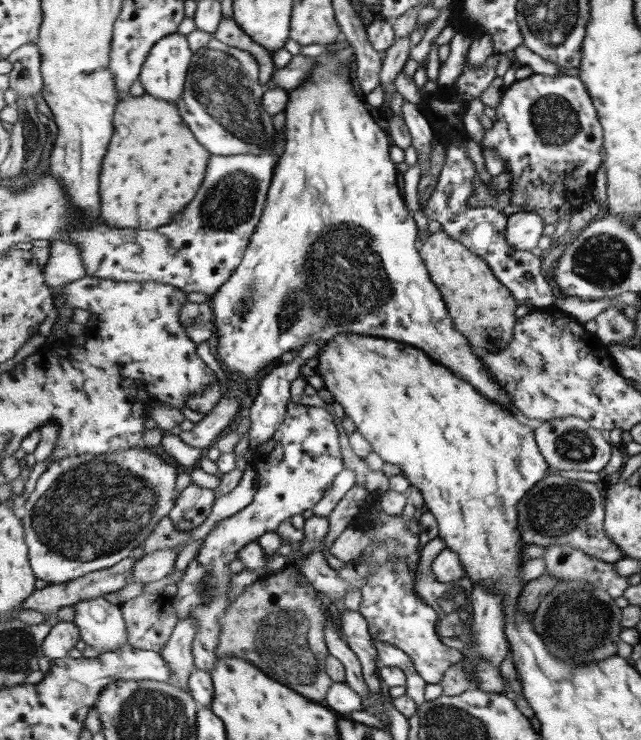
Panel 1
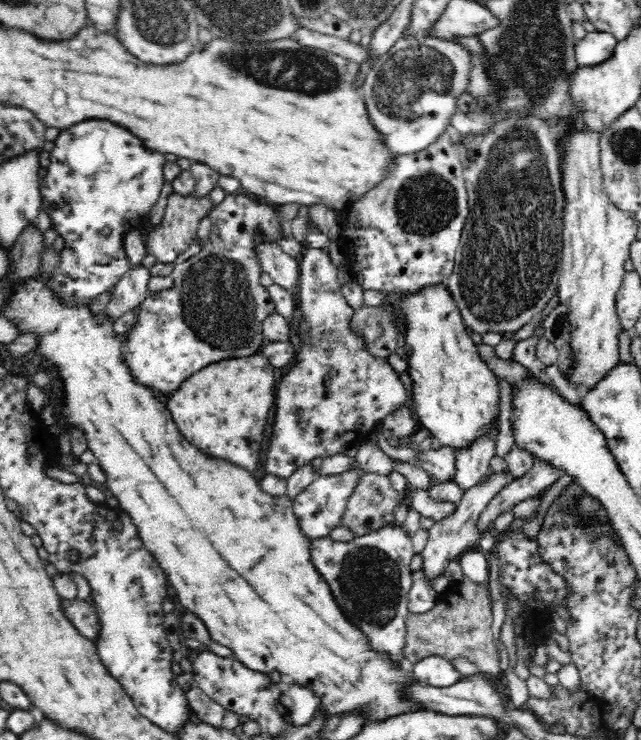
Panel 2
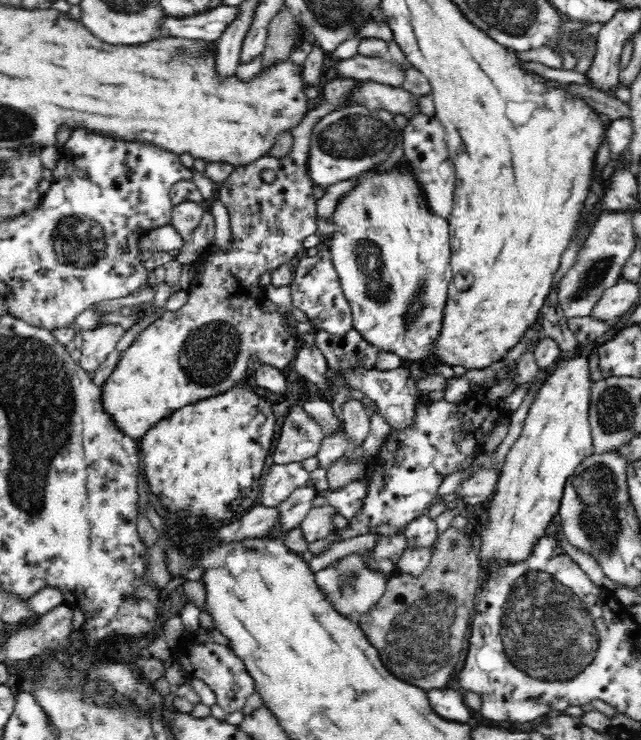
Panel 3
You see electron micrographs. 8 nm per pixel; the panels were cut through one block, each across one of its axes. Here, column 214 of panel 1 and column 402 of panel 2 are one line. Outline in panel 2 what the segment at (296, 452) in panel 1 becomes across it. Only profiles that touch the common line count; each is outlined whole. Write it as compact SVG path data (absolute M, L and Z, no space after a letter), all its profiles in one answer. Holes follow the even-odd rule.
M388 524L380 530L356 537L350 542L335 541L329 536L309 539L309 553L321 579L329 586L329 591L338 608L345 619L364 635L369 650L384 654L398 667L409 667L409 662L404 655L404 648L407 643L407 620L411 613L409 592L412 590L415 580L413 571L410 569L410 560L414 556L412 539L406 530L396 524Z

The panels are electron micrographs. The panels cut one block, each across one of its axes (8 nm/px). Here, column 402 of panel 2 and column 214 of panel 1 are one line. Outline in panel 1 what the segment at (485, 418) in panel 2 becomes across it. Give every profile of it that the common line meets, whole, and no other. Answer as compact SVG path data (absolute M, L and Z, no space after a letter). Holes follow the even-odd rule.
M325 51L319 55L318 65L314 68L312 75L299 88L289 92L290 101L285 110L286 144L276 166L276 174L269 189L264 215L257 226L256 235L252 237L242 264L237 268L232 279L229 279L212 297L212 309L215 313L217 327L216 340L212 344L212 350L219 364L225 365L227 377L228 374L231 374L235 378L253 380L265 366L269 366L274 360L287 357L291 350L299 349L311 341L317 342L318 346L323 348L338 336L349 336L349 334L385 338L424 349L433 359L447 368L451 368L457 376L468 380L489 400L496 401L516 413L518 408L512 403L510 394L502 389L496 378L488 371L485 361L474 351L468 338L457 330L441 289L430 276L424 258L421 257L420 249L417 248L417 222L405 206L401 174L397 172L397 166L389 156L390 137L385 128L377 123L377 118L371 113L364 96L360 93L355 76L351 76L351 68L347 66L348 60L341 63L330 57L335 51Z

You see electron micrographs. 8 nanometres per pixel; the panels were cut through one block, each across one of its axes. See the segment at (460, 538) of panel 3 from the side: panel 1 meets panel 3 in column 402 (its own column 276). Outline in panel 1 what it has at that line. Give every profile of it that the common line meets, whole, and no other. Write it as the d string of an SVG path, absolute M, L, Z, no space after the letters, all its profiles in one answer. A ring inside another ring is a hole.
M285 566L281 571L250 584L220 618L223 631L219 636L220 644L216 648L216 655L219 659L241 656L251 660L263 673L269 672L273 680L281 680L281 684L297 688L297 693L307 696L311 701L325 703L335 681L326 672L330 650L326 641L326 616L317 593L313 584L302 581L295 567Z

